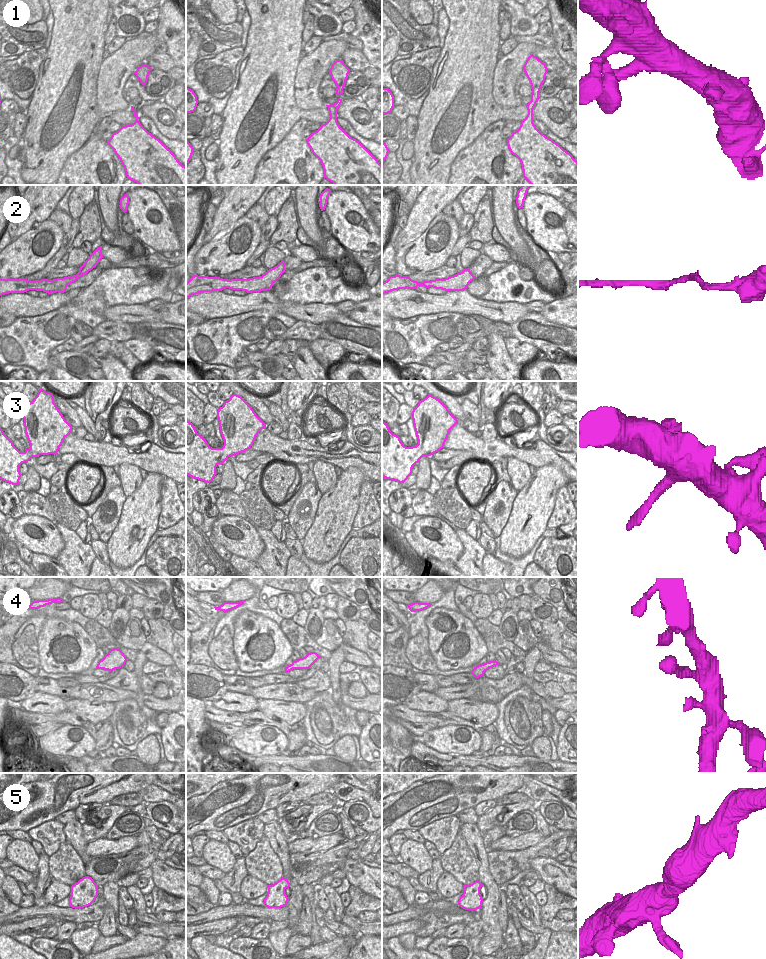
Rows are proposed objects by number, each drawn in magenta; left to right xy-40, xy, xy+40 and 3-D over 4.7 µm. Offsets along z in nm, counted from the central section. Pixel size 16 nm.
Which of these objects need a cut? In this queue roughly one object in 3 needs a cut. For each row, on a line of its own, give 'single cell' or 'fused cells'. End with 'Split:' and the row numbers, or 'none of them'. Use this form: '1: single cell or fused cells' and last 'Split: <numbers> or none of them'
1: single cell
2: single cell
3: single cell
4: single cell
5: single cell
Split: none of them

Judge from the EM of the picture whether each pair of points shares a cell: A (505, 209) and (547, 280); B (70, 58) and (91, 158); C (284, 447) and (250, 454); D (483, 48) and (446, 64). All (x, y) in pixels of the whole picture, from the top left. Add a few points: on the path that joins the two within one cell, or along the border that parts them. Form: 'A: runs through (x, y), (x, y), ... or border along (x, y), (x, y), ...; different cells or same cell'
A: runs through (507, 227), (518, 248), (532, 262); same cell
B: border along (93, 132), (69, 156); different cells
C: border along (250, 448), (263, 453); different cells
D: runs through (474, 52), (462, 64), (455, 64); same cell

